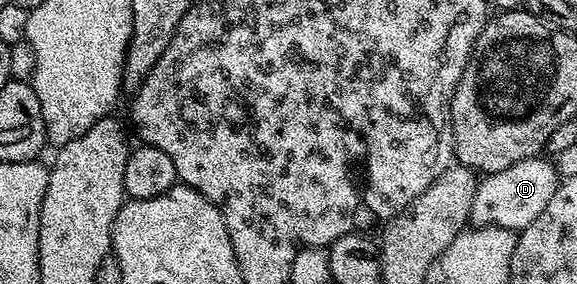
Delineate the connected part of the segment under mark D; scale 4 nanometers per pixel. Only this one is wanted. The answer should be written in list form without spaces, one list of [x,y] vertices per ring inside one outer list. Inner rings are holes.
[[[535,155],[530,160],[515,162],[515,166],[507,166],[507,170],[482,175],[477,182],[475,200],[471,202],[469,224],[478,228],[486,228],[490,224],[515,233],[531,226],[531,222],[547,210],[547,202],[555,198],[559,183],[556,163],[549,158],[541,159],[540,155]]]

